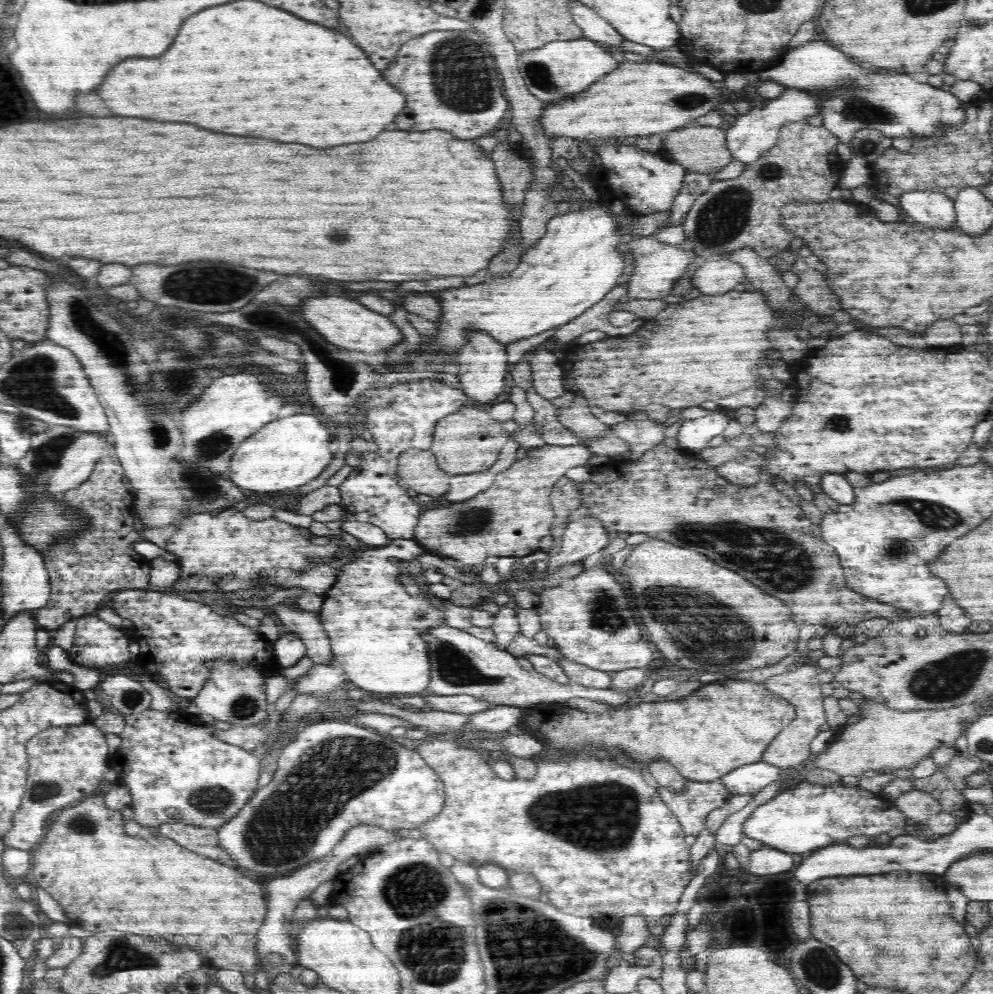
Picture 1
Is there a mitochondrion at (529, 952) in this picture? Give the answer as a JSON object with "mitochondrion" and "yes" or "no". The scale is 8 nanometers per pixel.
{"mitochondrion":"yes"}

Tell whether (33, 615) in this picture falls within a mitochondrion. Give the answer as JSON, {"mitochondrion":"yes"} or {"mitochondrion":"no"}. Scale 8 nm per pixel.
{"mitochondrion":"no"}

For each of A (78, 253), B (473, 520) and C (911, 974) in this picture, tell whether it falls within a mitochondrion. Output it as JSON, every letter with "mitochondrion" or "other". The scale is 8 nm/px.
{"A":"other","B":"mitochondrion","C":"other"}

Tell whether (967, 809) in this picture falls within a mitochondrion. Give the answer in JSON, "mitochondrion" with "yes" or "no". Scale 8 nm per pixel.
{"mitochondrion":"no"}

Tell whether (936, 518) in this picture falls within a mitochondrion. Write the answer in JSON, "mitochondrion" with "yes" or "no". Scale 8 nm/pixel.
{"mitochondrion":"yes"}

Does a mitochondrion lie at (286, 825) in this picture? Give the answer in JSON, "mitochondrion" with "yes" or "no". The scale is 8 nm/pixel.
{"mitochondrion":"yes"}

